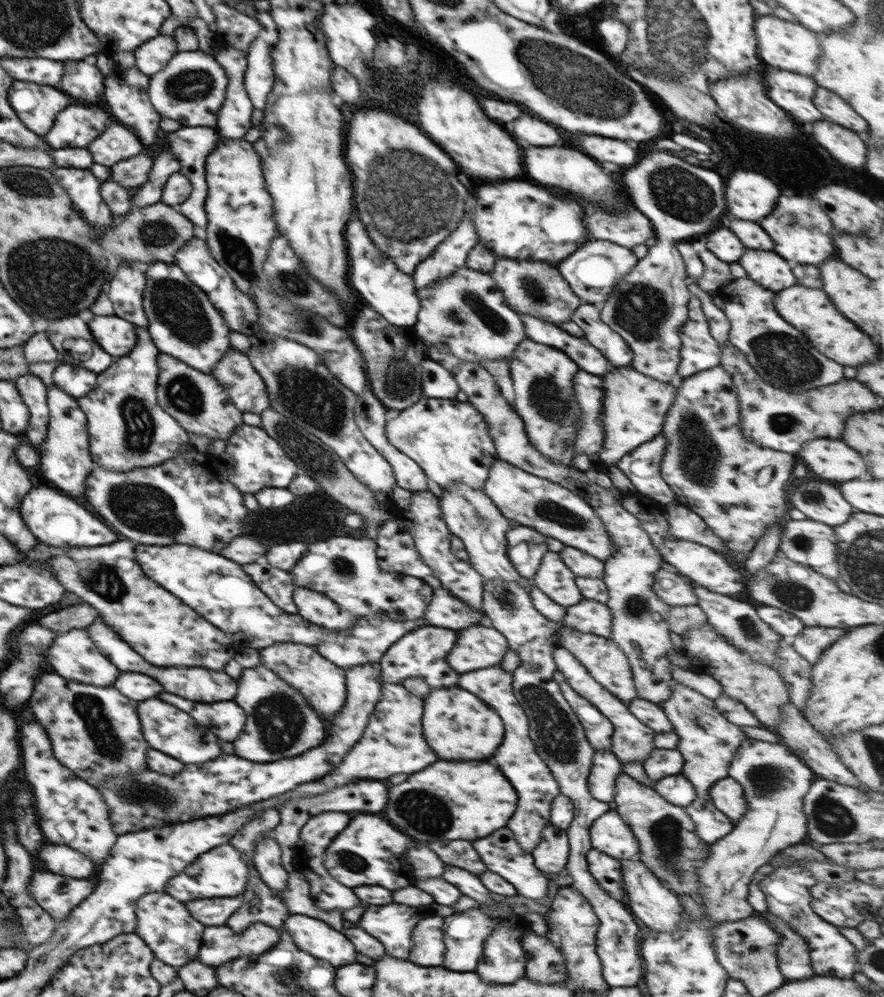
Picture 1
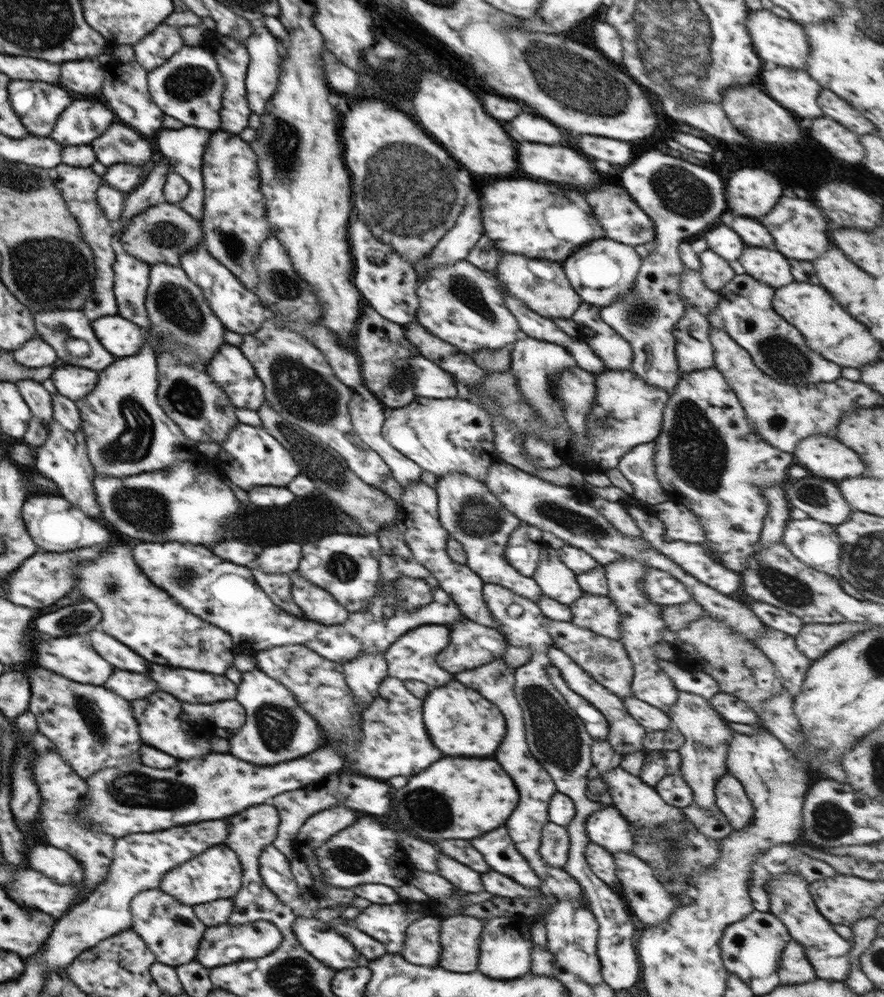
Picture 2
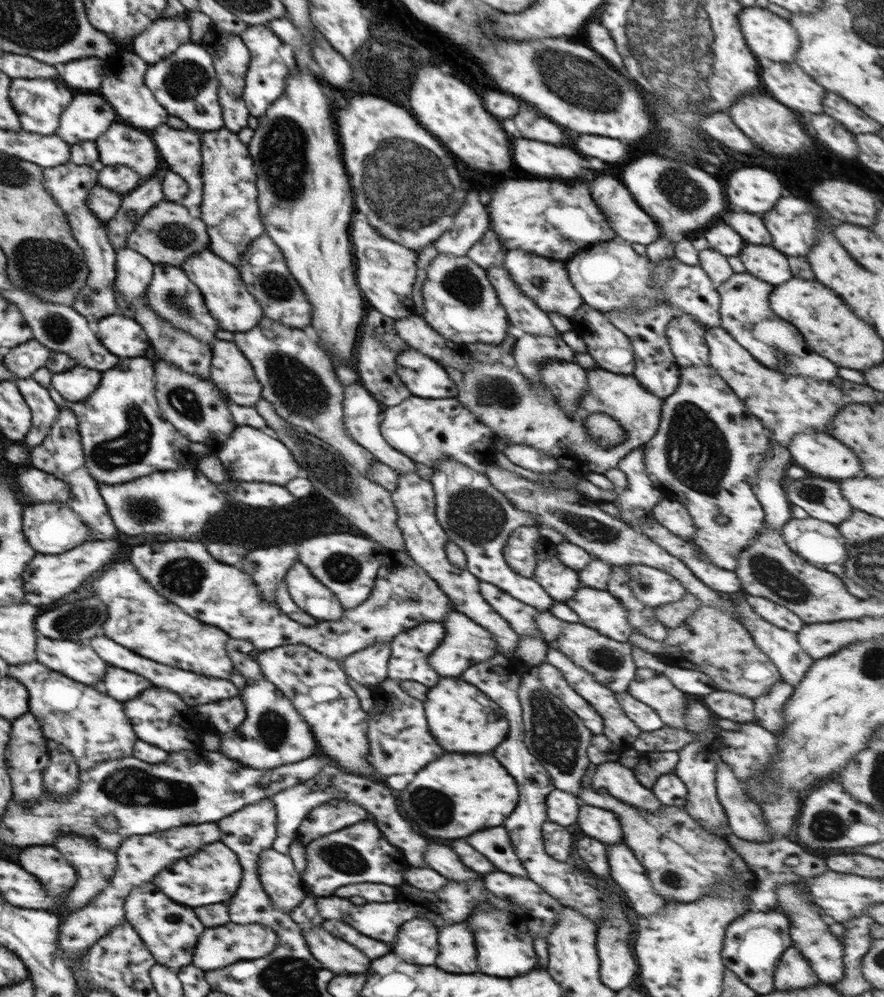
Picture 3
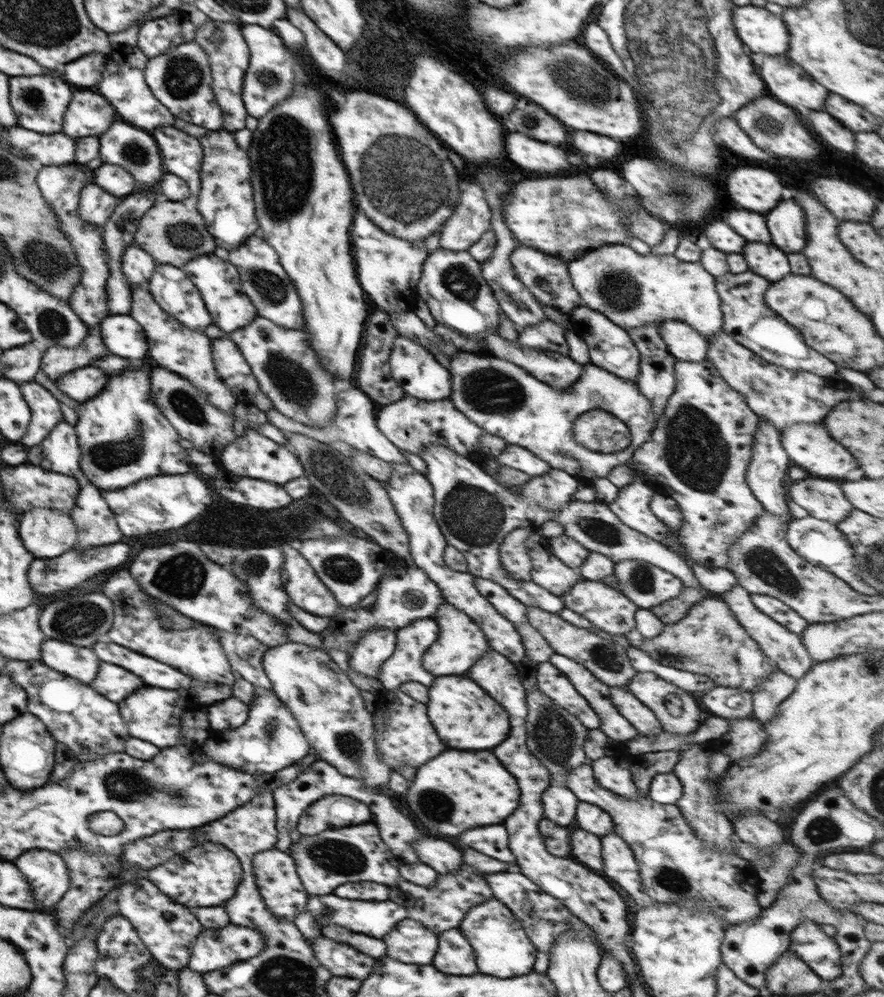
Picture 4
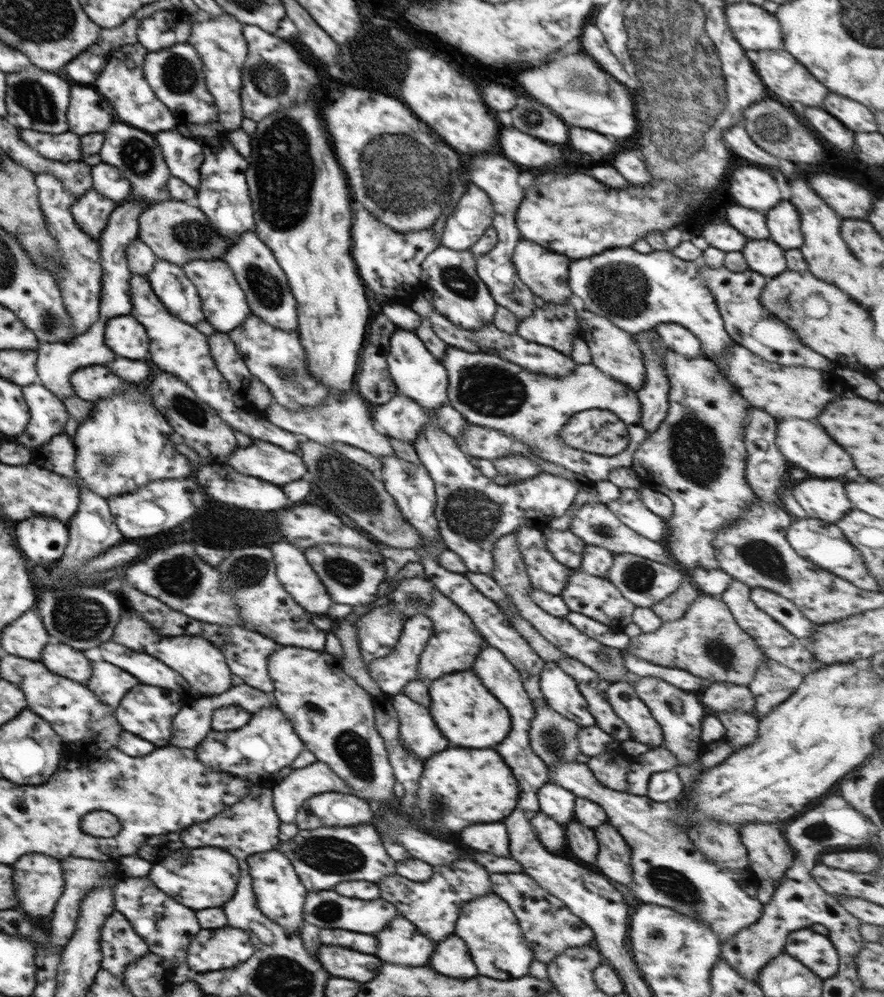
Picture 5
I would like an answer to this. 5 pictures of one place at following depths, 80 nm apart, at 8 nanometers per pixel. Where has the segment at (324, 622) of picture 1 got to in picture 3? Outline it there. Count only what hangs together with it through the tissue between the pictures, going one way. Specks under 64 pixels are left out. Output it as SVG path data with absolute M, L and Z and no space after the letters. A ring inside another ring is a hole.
M299 560L284 575L292 600L319 621L337 621L345 609L332 591L324 586Z

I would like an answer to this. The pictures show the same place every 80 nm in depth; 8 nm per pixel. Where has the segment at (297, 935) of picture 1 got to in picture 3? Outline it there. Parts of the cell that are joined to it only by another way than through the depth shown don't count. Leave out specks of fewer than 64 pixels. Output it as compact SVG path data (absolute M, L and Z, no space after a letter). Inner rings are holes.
M324 928L302 930L310 953L324 968L334 974L366 974L370 968L370 960L350 946L348 942L334 938Z

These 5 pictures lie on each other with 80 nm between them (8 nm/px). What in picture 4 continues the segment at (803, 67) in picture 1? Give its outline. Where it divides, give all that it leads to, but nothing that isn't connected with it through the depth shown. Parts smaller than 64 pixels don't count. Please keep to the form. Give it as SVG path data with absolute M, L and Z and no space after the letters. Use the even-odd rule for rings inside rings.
M737 6L733 10L733 25L738 38L751 52L770 56L787 55L788 29L781 18L764 7Z

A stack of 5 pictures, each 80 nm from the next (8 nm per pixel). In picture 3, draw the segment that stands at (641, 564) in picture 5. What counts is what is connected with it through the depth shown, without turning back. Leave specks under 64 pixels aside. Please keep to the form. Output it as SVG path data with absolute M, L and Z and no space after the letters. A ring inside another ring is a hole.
M627 565L627 585L646 606L657 607L679 601L686 593L685 586L671 574L646 565Z

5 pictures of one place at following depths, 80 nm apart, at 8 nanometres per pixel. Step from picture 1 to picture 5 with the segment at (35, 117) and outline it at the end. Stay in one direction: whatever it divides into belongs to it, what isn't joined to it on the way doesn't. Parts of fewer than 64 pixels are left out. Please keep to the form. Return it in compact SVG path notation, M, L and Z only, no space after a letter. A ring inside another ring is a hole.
M32 64L20 72L6 73L6 108L9 121L21 130L62 134L69 130L67 108L71 86L64 78Z

